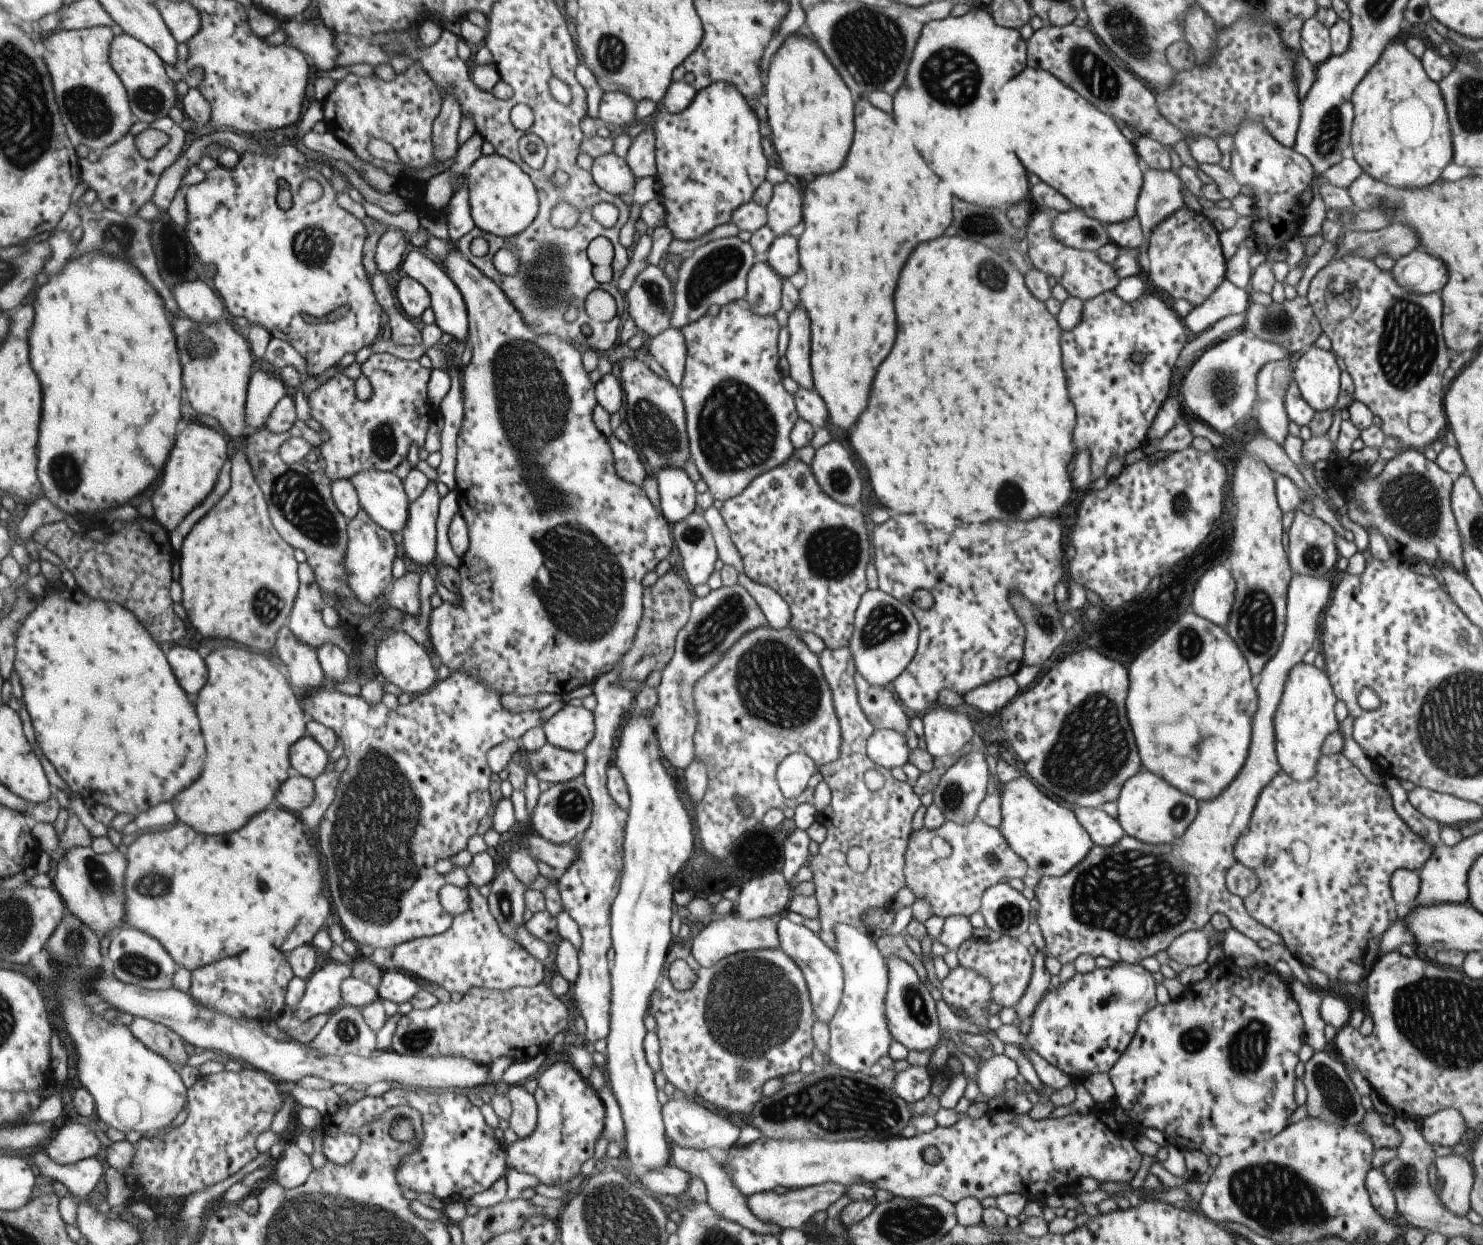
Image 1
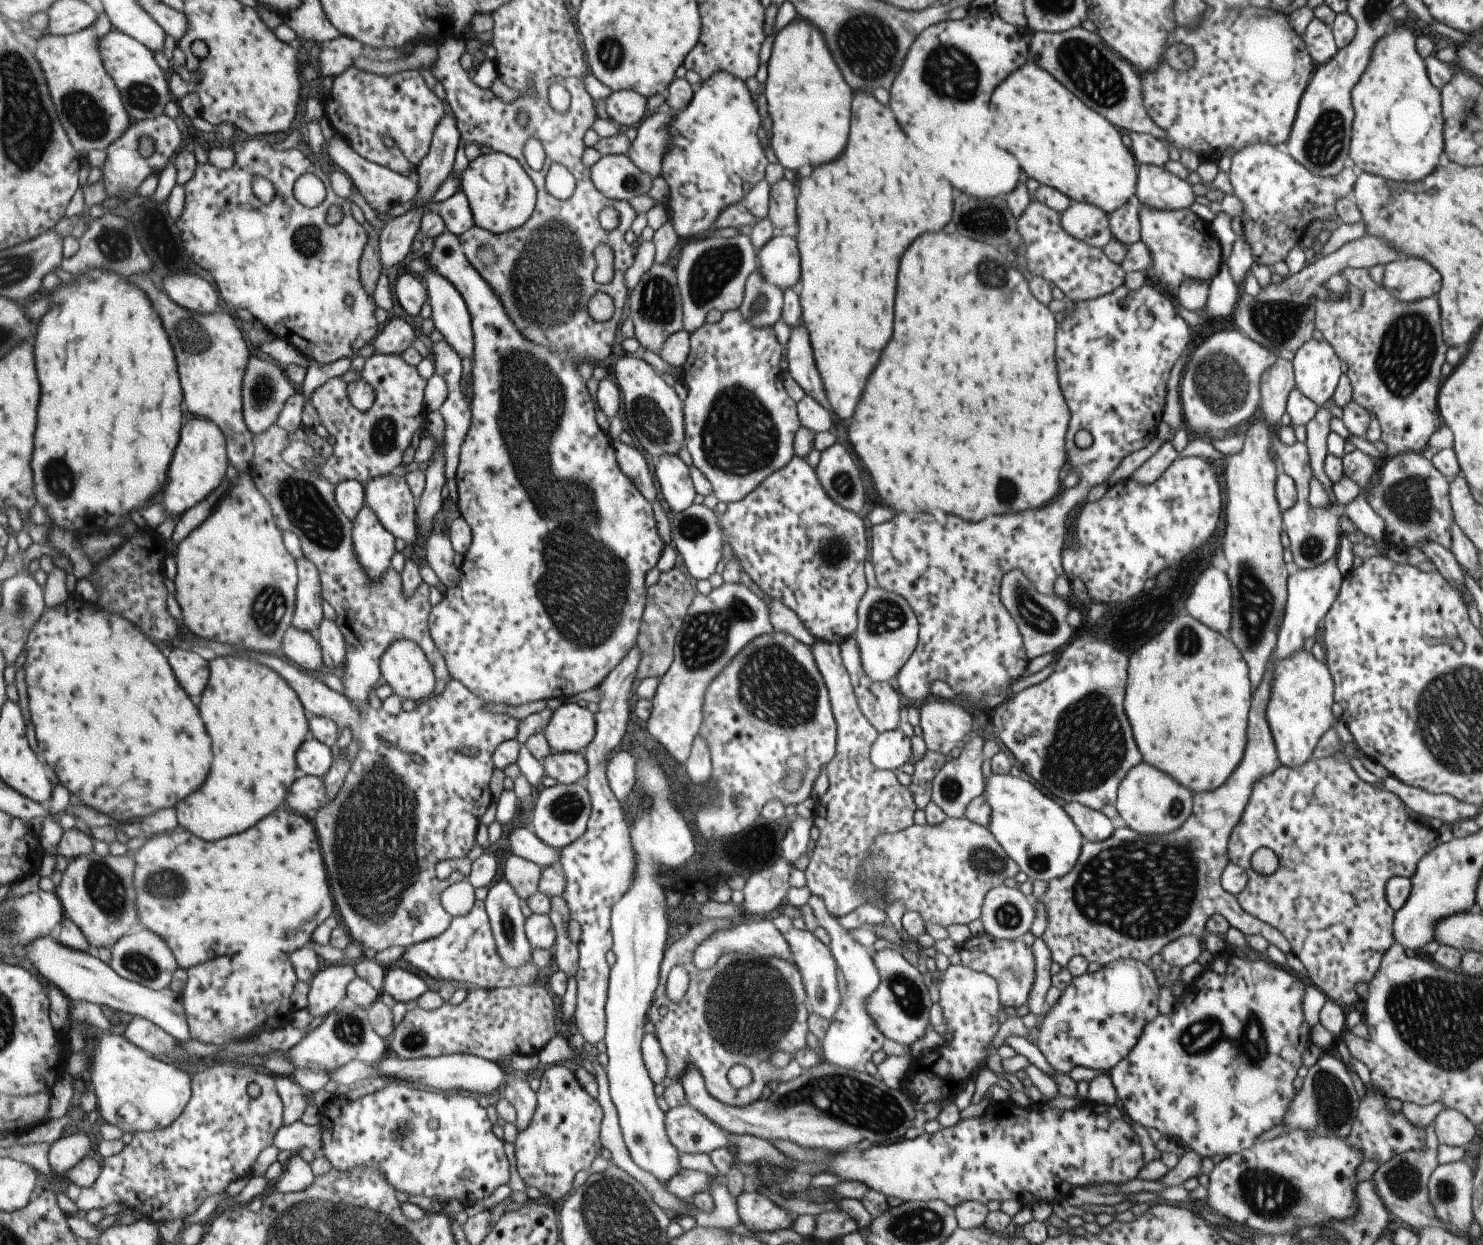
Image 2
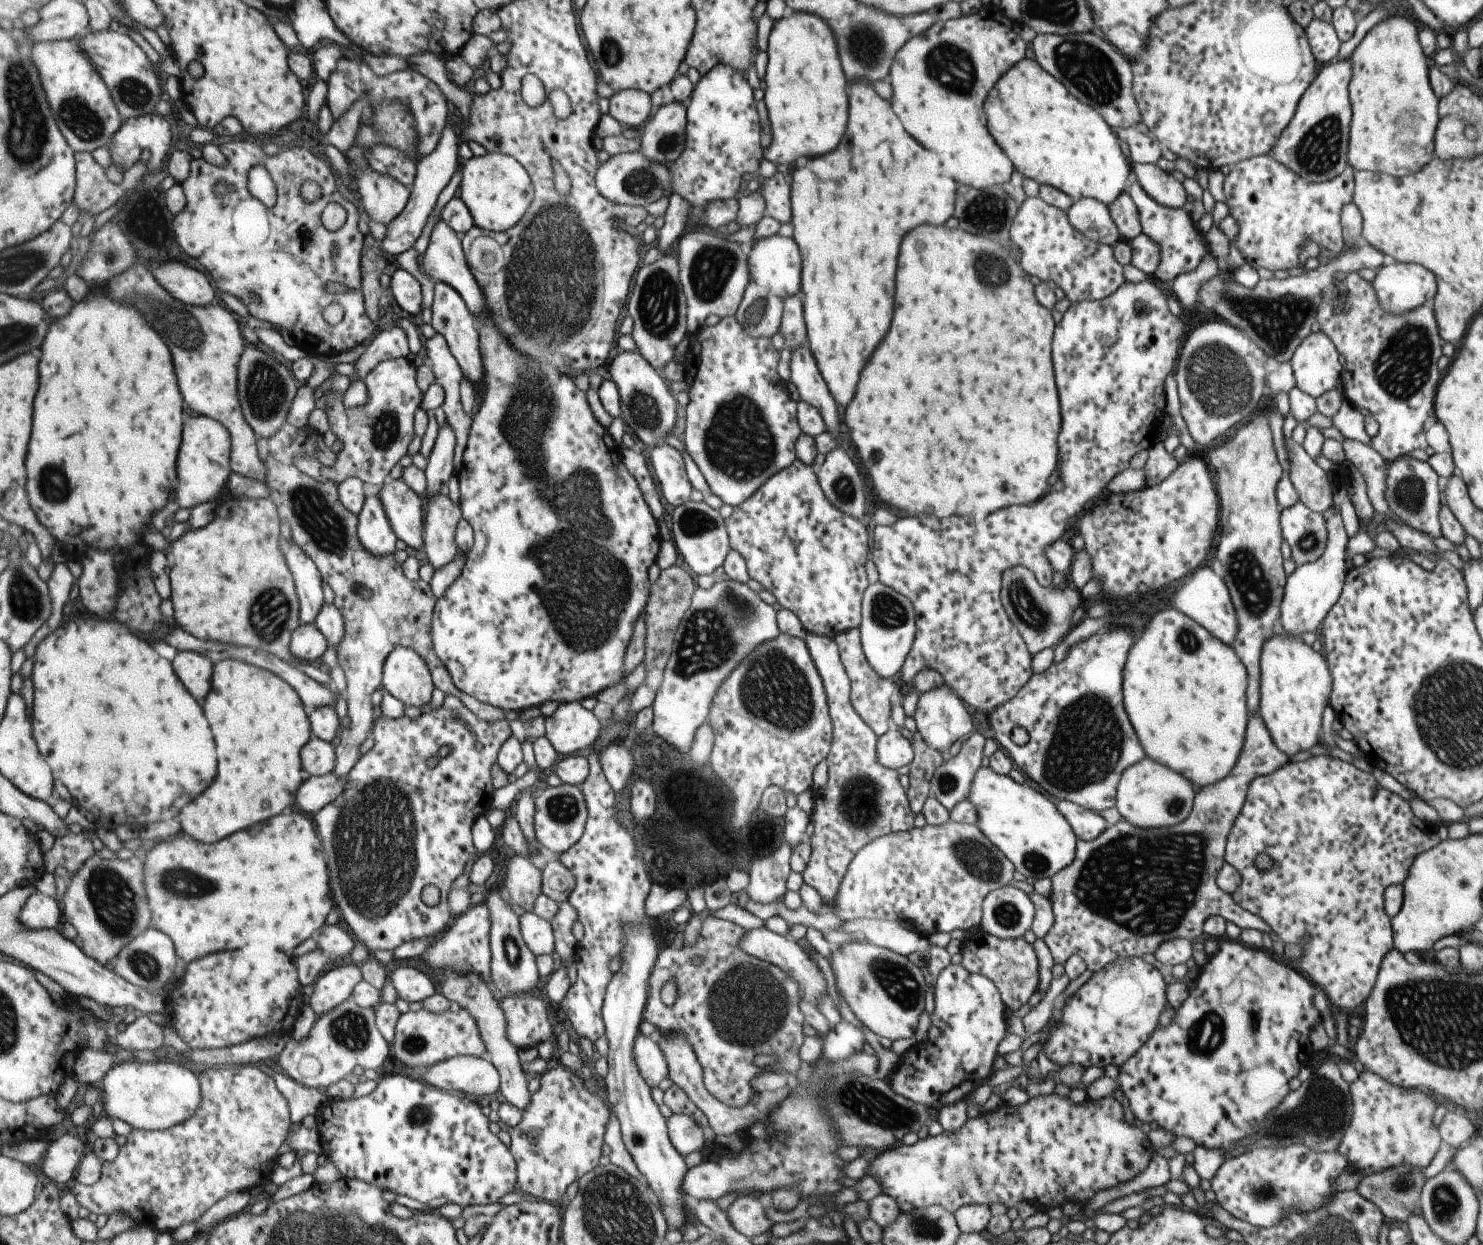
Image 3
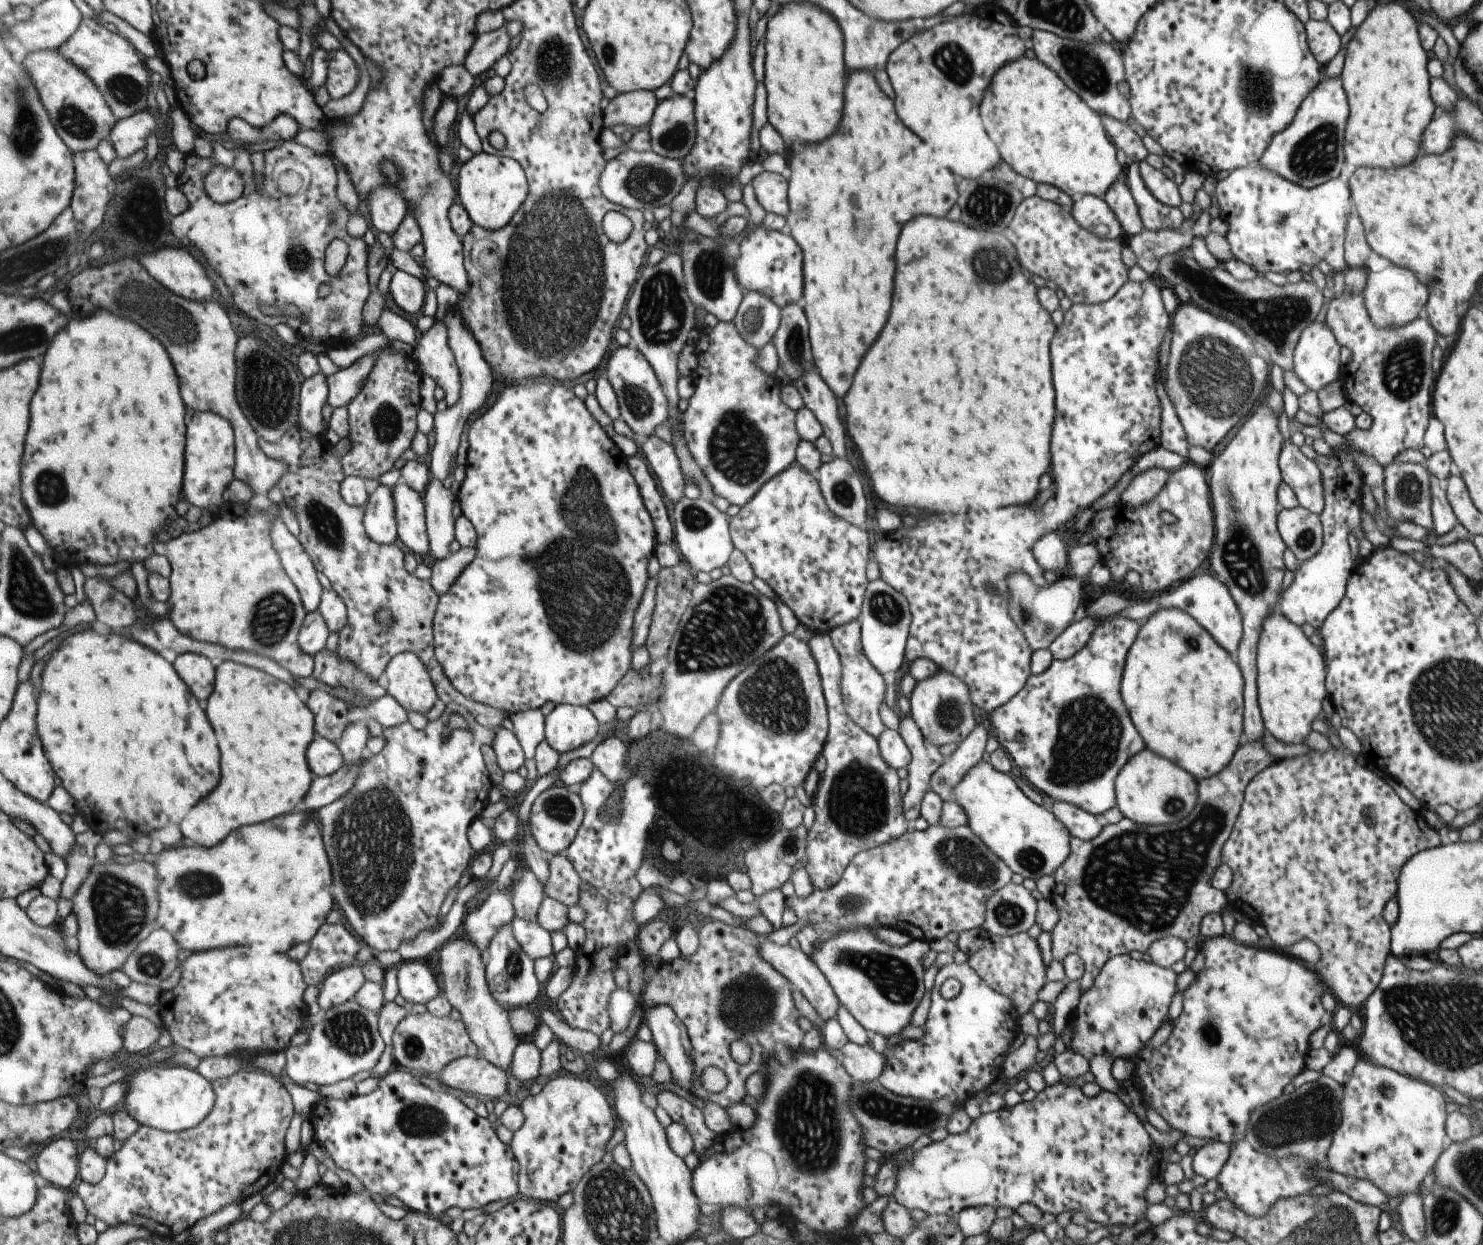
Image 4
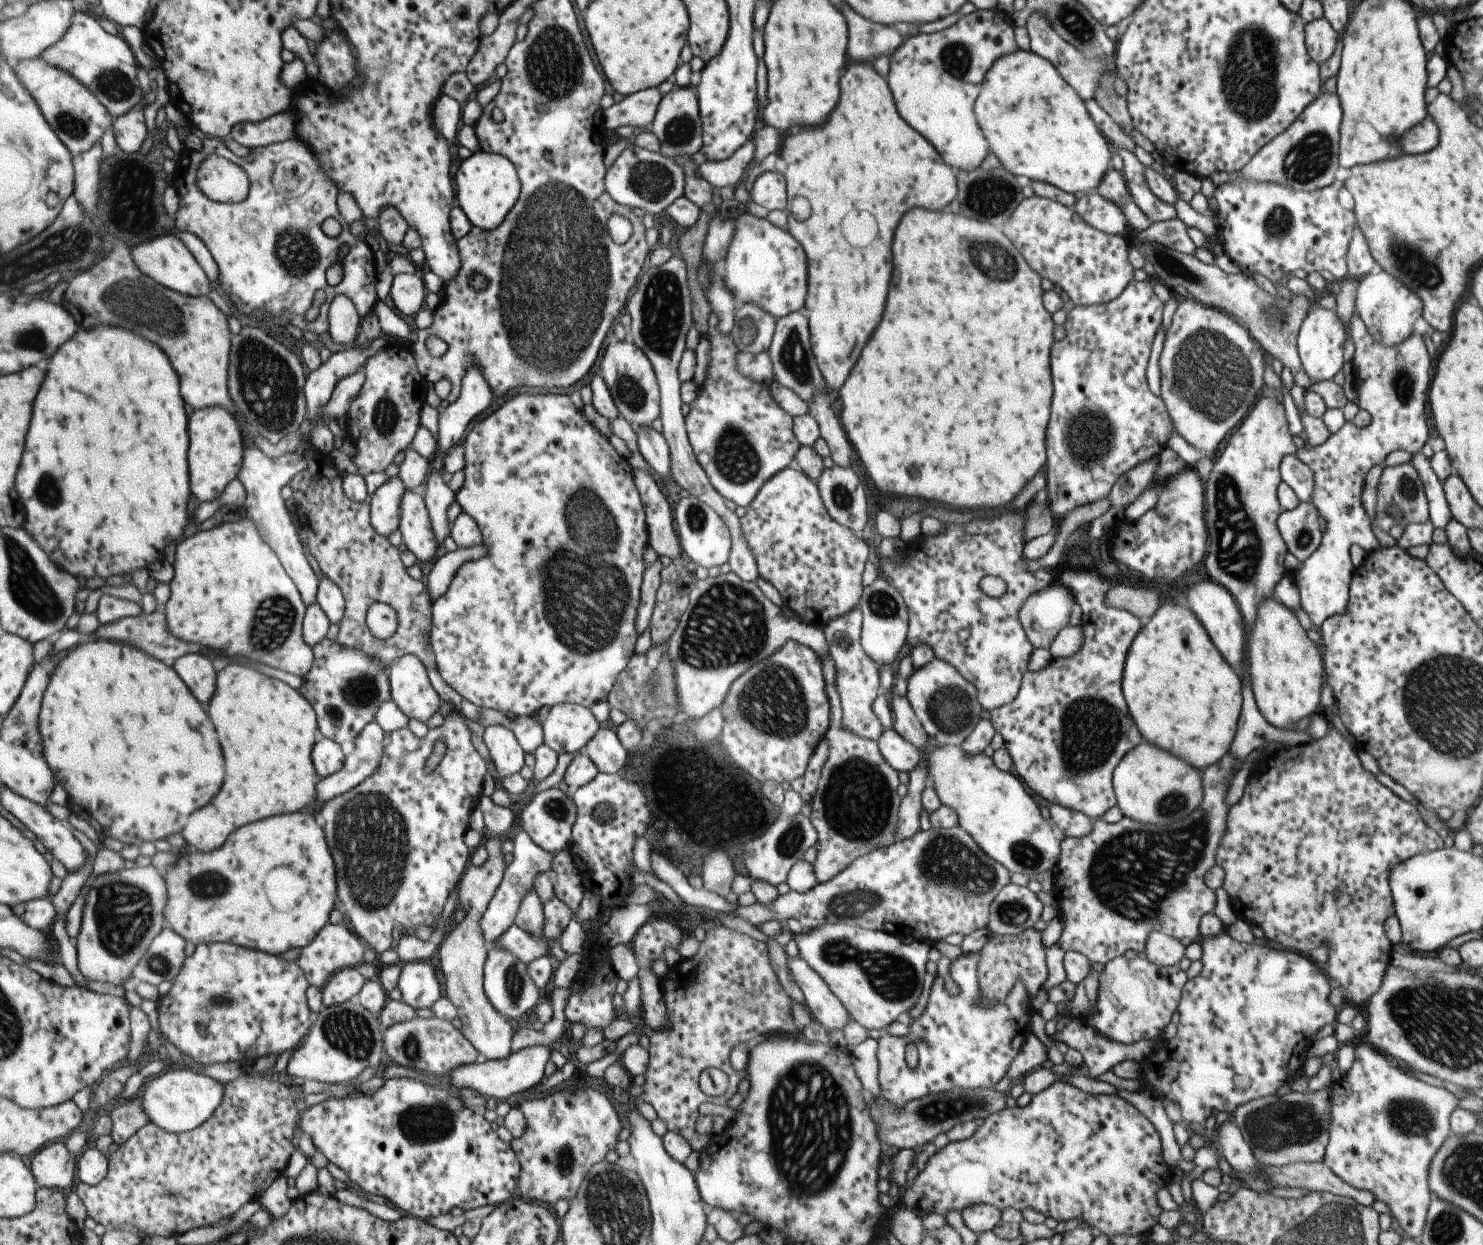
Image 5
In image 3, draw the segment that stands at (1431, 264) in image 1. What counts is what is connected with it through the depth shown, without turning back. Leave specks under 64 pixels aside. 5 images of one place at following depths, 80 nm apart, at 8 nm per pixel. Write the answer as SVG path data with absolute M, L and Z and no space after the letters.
M1398 263L1379 266L1371 282L1378 307L1388 315L1410 313L1421 305L1431 304L1435 291L1435 281L1431 272L1415 263Z

